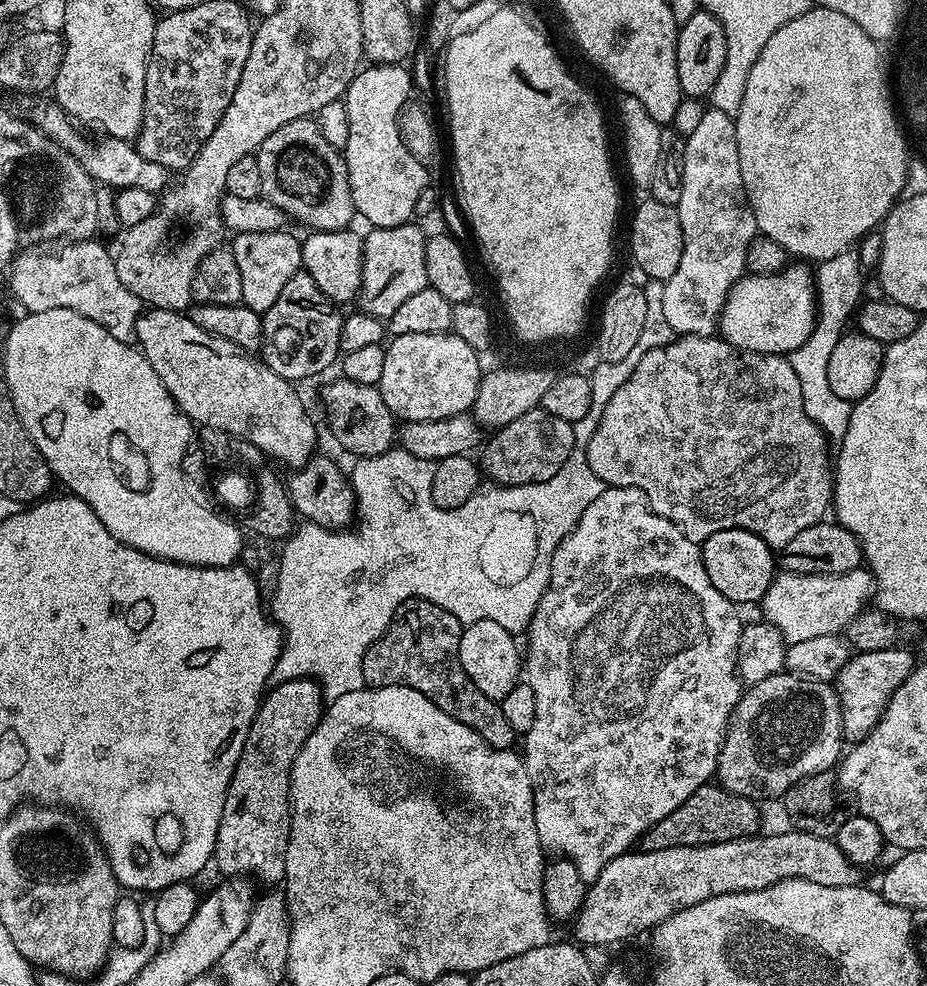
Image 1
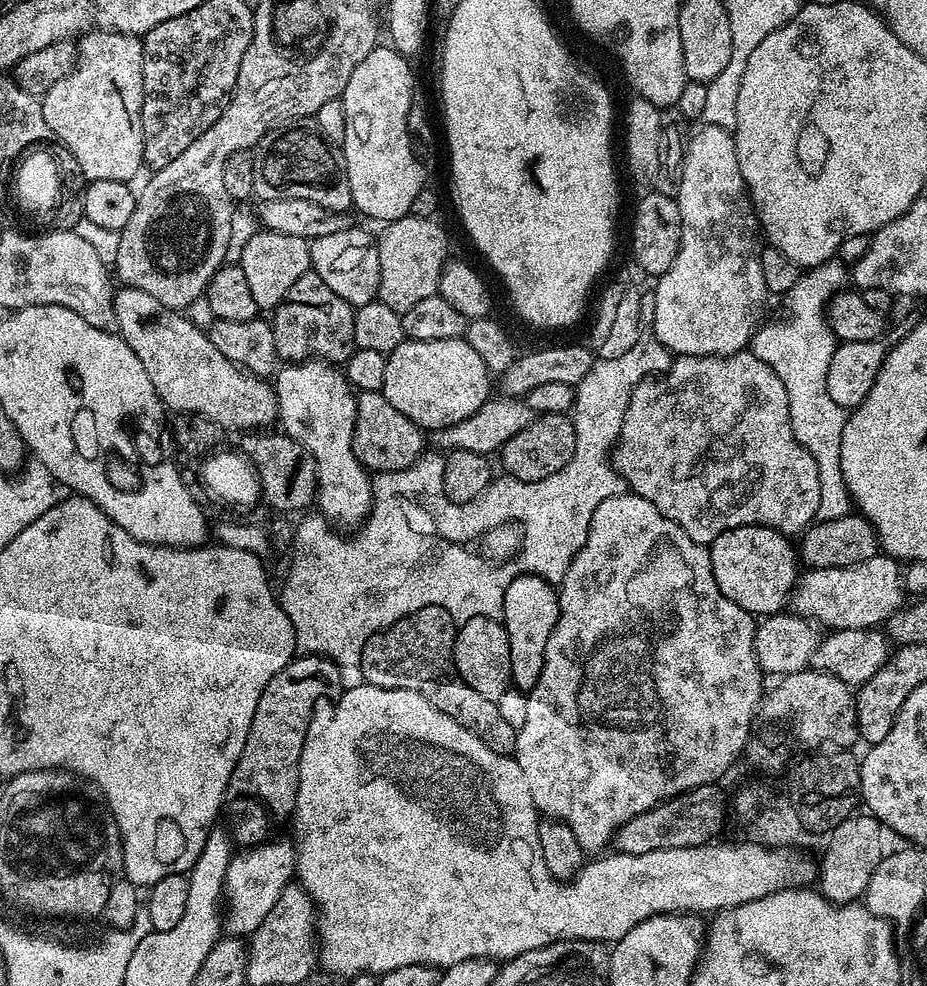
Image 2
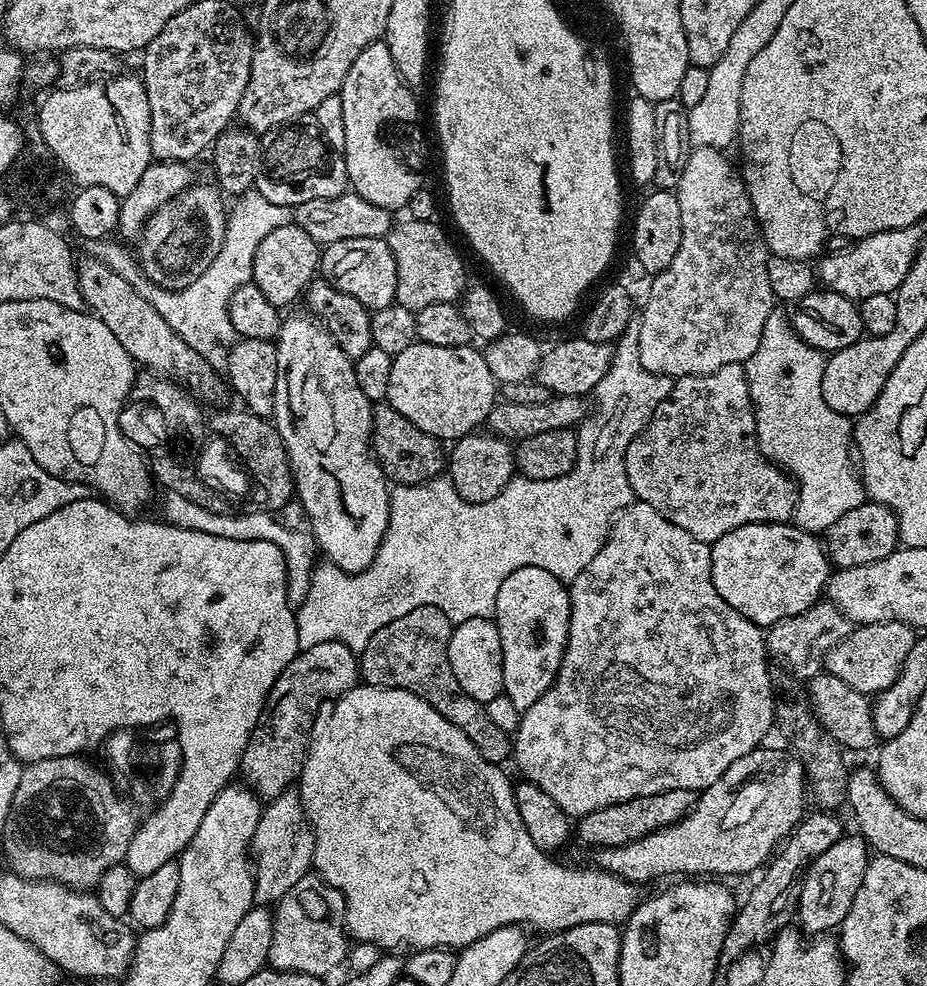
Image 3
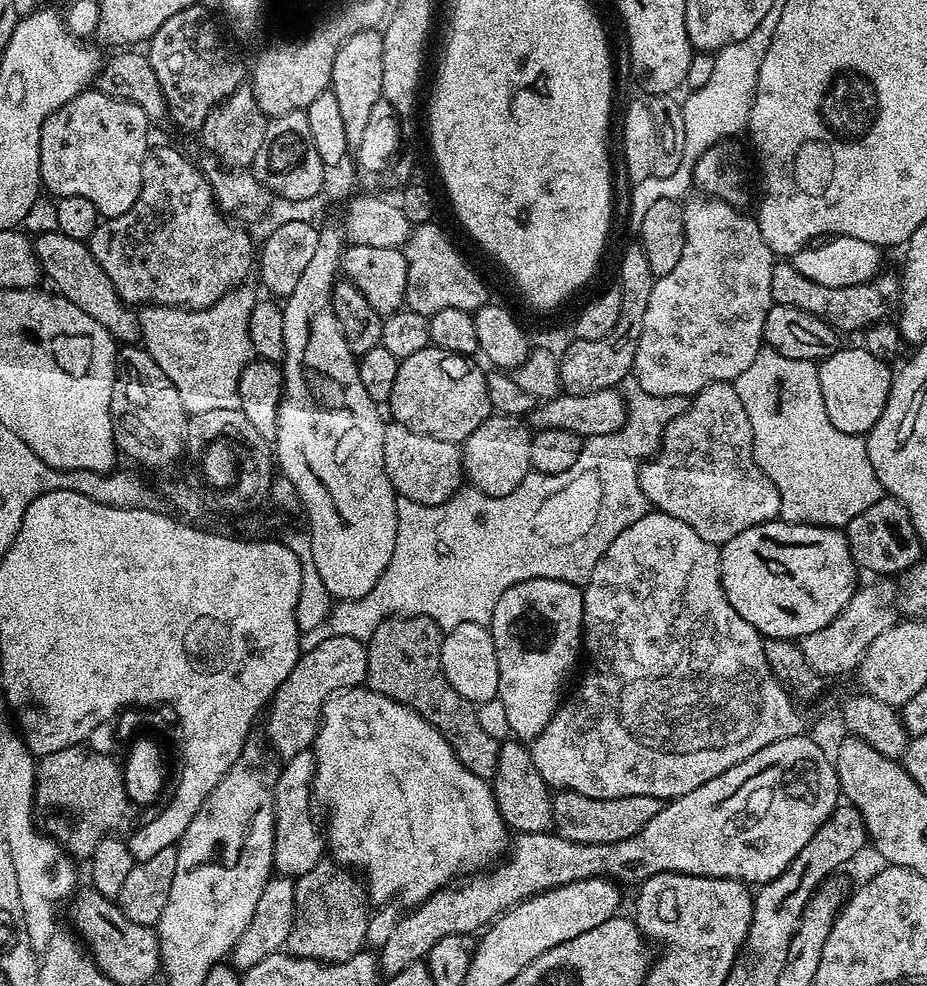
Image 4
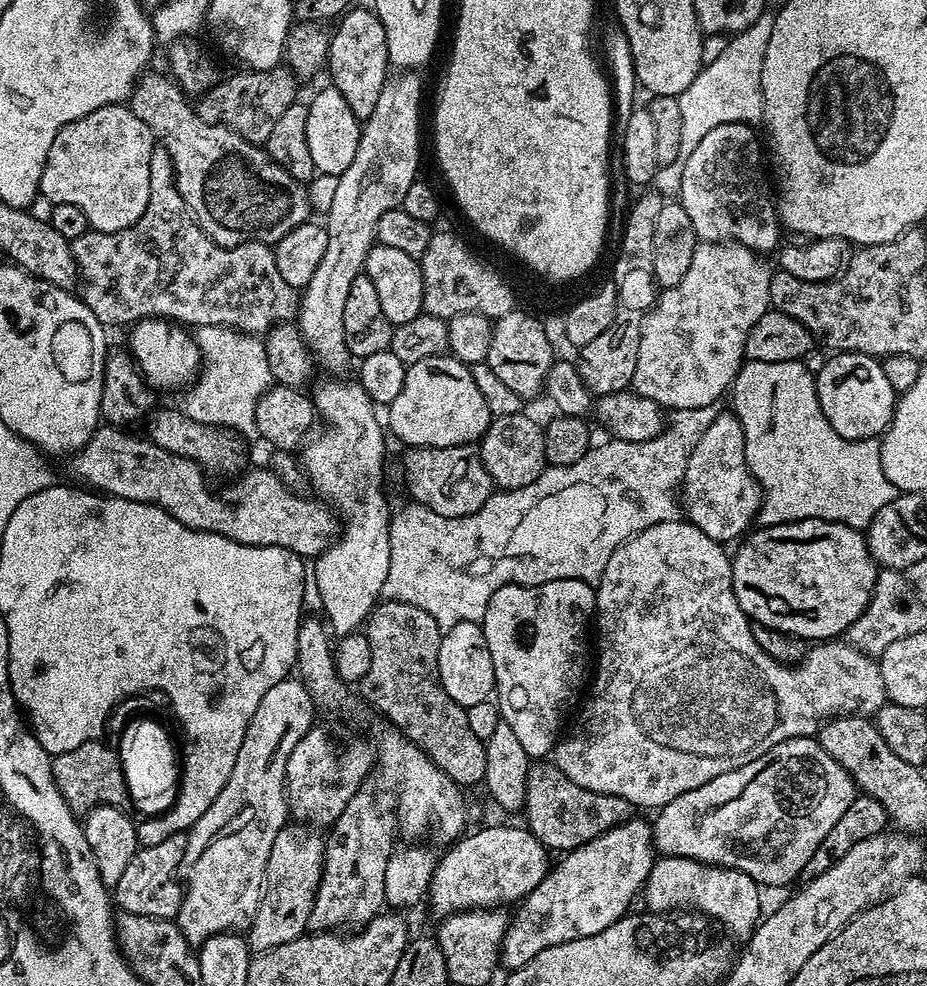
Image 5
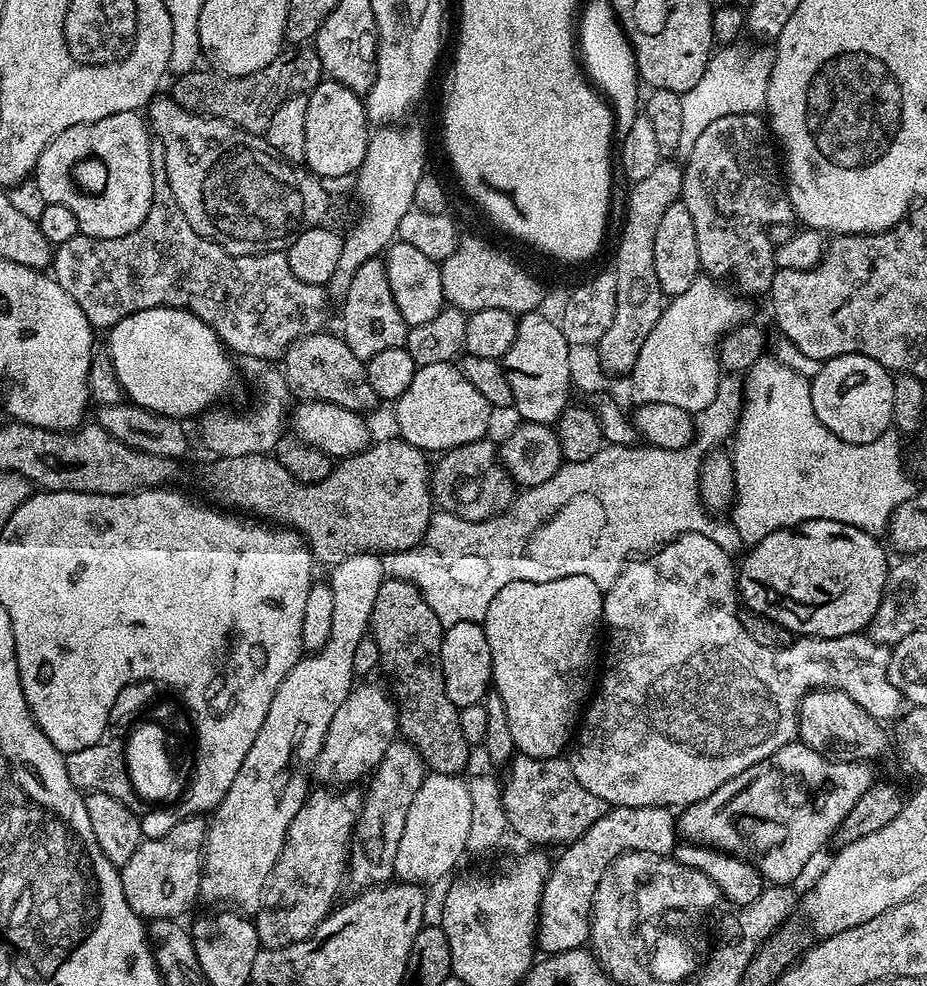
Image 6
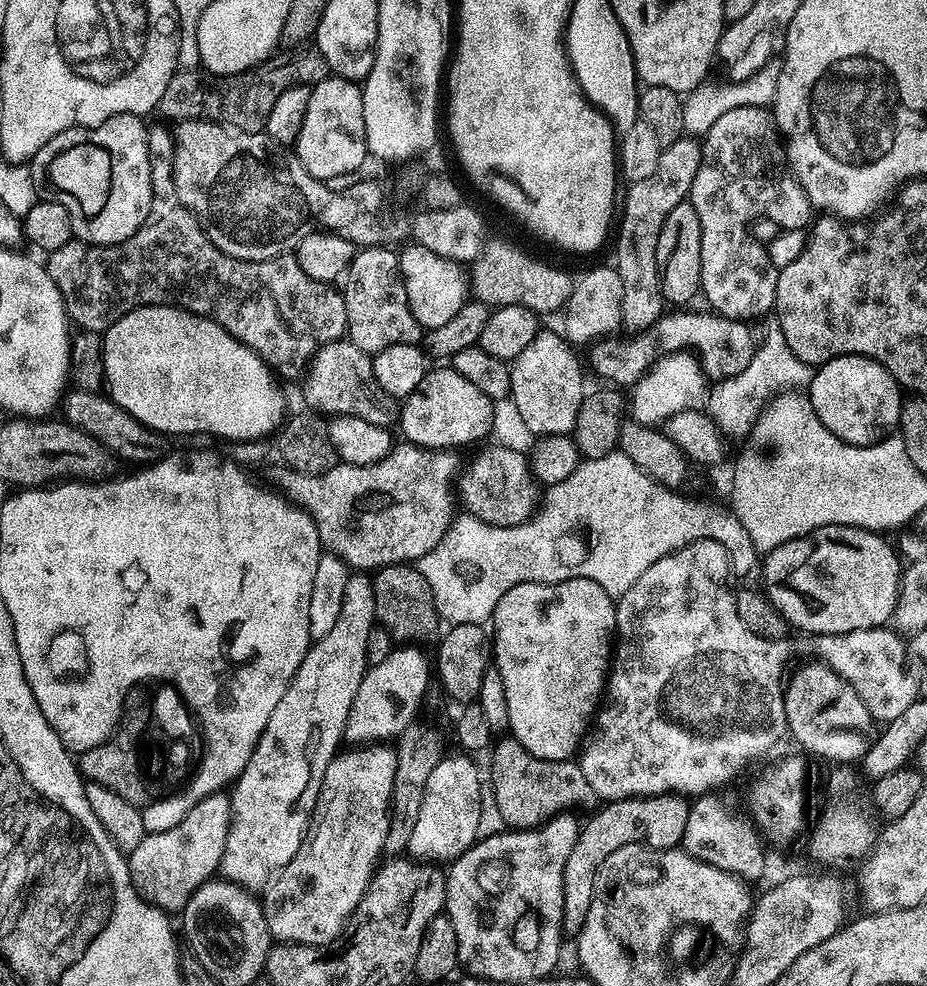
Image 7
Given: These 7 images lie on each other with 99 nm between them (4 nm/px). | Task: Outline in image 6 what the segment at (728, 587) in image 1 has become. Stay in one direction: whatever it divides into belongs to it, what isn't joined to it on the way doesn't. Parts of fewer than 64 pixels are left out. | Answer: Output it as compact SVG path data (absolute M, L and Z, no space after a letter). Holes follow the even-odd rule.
M806 520L795 528L779 528L777 532L768 534L762 542L753 544L747 549L748 557L745 558L744 565L739 565L738 568L739 599L746 605L747 611L757 612L759 616L765 616L782 626L786 626L786 630L790 630L800 638L810 636L838 638L839 636L854 636L863 633L874 618L874 614L878 614L878 606L884 597L884 587L890 571L890 559L888 560L887 554L884 553L885 545L883 543L880 545L876 540L879 539L873 533L863 532L854 526L846 526L842 522L830 522L829 520Z

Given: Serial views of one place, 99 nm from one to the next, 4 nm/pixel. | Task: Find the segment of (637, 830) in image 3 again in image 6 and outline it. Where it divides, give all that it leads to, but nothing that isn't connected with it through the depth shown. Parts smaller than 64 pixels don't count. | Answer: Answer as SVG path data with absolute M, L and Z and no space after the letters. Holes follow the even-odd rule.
M520 754L507 768L508 781L503 781L502 791L508 826L513 833L516 831L522 839L529 840L532 843L529 845L567 846L586 834L609 810L610 805L605 800L598 798L598 794L590 794L590 790L574 778L571 763L560 756L534 758Z

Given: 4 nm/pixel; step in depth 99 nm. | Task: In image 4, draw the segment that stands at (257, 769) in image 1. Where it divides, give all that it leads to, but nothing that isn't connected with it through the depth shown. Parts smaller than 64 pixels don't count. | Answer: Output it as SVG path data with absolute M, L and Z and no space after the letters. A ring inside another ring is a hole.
M325 635L325 640L320 640L312 649L301 655L300 661L290 670L286 682L278 686L275 696L270 701L267 709L268 716L268 740L267 747L273 757L287 762L293 760L298 754L309 751L315 745L316 731L320 729L320 718L324 710L324 704L336 693L361 687L368 679L368 650L365 641L349 636Z

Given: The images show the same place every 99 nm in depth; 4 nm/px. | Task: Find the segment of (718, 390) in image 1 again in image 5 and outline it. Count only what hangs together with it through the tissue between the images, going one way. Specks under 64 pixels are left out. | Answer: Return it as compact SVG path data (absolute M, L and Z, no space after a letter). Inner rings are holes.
M731 411L721 416L713 415L710 426L706 426L688 454L688 465L682 481L683 515L689 524L698 526L702 534L721 542L729 542L743 537L753 527L761 503L760 483L752 477L746 462L744 431L740 420Z

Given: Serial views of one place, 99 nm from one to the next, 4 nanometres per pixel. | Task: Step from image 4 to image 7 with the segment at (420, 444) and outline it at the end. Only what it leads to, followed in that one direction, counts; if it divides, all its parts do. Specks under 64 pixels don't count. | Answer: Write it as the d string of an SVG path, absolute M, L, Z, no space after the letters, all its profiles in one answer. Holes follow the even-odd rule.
M496 444L484 449L466 472L458 482L458 500L467 515L499 528L525 524L536 515L538 481L525 453L523 456L516 448Z

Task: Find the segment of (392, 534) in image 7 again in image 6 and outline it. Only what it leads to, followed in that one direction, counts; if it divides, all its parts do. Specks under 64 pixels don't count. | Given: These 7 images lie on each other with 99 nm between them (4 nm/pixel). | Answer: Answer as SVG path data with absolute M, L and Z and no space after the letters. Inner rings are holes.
M399 438L384 440L377 446L376 452L372 451L365 450L341 459L329 476L317 484L301 484L272 454L248 454L233 460L216 458L211 461L213 464L204 468L204 488L208 491L207 499L217 500L212 502L221 509L249 512L252 515L249 517L276 526L287 526L297 532L313 557L327 566L340 564L346 557L356 556L359 552L401 552L420 543L434 515L430 460L421 449Z

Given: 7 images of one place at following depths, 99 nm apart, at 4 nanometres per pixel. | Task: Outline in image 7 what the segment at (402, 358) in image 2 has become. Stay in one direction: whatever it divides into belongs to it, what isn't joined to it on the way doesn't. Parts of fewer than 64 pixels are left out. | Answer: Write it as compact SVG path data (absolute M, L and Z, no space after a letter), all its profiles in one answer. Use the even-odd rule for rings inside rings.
M433 367L422 382L418 382L418 390L404 397L400 404L398 428L404 431L403 439L407 443L417 444L419 448L460 450L463 444L472 444L491 430L492 408L491 398L466 382L466 378L452 367Z

